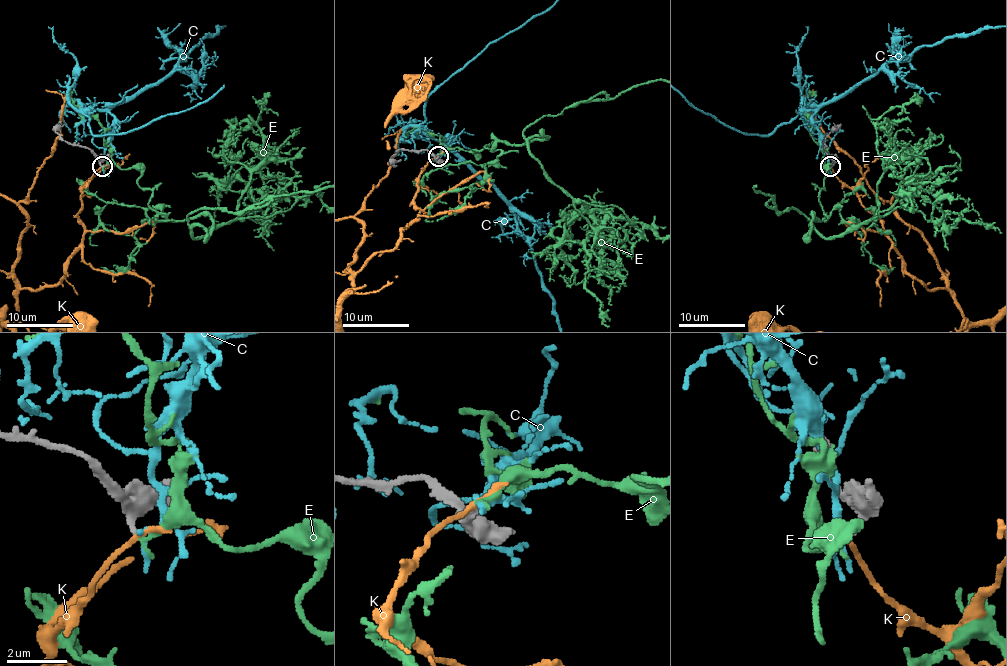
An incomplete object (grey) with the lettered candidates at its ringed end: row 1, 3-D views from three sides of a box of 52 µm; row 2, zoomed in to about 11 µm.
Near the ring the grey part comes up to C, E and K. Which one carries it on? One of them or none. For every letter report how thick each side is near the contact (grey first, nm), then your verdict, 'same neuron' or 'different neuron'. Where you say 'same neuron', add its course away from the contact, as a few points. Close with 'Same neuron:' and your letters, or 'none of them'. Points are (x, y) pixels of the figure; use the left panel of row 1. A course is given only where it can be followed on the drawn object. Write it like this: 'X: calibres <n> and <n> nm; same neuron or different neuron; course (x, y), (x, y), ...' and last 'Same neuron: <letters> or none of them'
C: calibres 180 and 130 nm; different neuron
E: calibres 180 and 190 nm; same neuron; course (102, 166), (135, 167), (157, 219), (207, 214), (208, 232), (187, 217), (332, 187)
K: calibres 200 and 240 nm; different neuron
Same neuron: E

